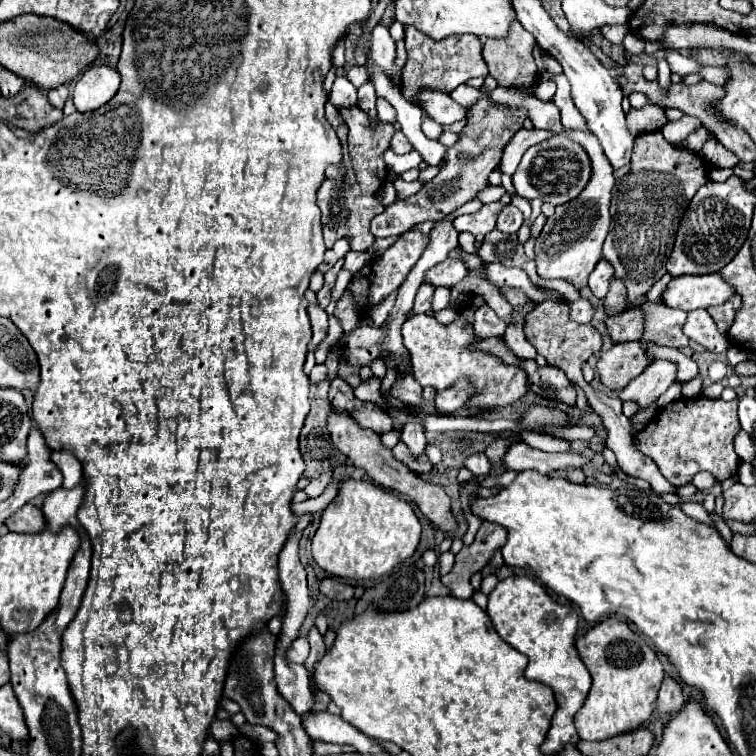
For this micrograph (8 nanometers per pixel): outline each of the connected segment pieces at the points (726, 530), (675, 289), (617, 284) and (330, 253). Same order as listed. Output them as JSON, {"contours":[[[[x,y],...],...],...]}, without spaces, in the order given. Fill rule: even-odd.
{"contours":[[[[710,513],[710,517],[712,518],[716,529],[719,531],[720,535],[726,541],[728,545],[730,545],[732,532],[729,526],[715,513]]],[[[681,275],[675,277],[663,291],[663,301],[667,307],[693,311],[707,309],[711,305],[721,305],[735,295],[735,289],[719,275]]],[[[611,279],[611,287],[609,287],[609,293],[605,297],[605,311],[607,313],[621,313],[625,311],[629,305],[625,301],[625,287],[619,279]]],[[[347,238],[337,240],[332,248],[326,250],[323,263],[321,263],[317,270],[323,273],[327,272],[333,267],[337,260],[347,255],[347,251],[350,251],[349,240]]]]}

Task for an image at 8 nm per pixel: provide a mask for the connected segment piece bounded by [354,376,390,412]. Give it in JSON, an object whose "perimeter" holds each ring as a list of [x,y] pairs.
{"perimeter":[[[373,376],[367,382],[361,382],[354,390],[354,395],[360,401],[372,402],[379,405],[384,411],[388,412],[390,407],[380,397],[381,380]]]}

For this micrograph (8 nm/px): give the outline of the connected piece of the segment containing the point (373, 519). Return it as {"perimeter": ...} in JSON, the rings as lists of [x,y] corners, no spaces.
{"perimeter":[[[347,479],[341,483],[333,503],[329,503],[321,515],[319,529],[315,531],[311,541],[311,553],[315,563],[335,577],[373,579],[391,571],[397,563],[411,557],[419,545],[419,535],[421,535],[421,523],[407,501],[401,501],[393,491],[377,487],[375,483]]]}

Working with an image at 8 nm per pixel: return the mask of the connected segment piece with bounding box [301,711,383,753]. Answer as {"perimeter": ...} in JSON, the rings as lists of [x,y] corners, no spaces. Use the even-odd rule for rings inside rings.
{"perimeter":[[[309,711],[309,713],[303,713],[301,723],[313,741],[351,745],[359,753],[381,753],[383,751],[383,747],[373,737],[345,723],[341,715],[331,715],[329,711],[317,711],[317,713]]]}

